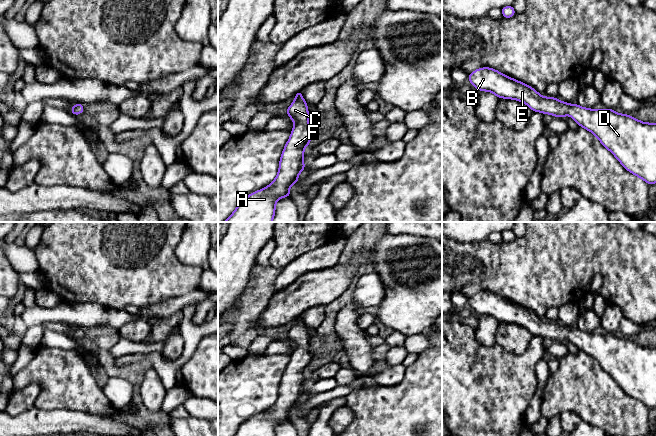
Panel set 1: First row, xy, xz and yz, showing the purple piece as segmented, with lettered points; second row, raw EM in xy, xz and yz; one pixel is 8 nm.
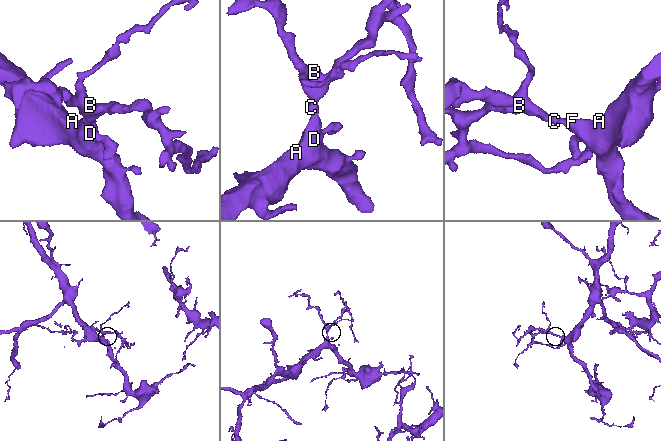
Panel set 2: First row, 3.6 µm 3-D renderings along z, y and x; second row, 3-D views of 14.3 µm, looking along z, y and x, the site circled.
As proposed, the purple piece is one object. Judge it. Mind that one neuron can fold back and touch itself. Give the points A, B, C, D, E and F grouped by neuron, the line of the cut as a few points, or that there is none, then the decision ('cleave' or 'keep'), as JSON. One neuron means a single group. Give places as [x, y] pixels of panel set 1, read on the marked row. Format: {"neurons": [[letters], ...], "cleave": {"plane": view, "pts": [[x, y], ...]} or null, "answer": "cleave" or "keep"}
{"neurons": [["A", "B", "C", "D", "E", "F"]], "cleave": null, "answer": "keep"}

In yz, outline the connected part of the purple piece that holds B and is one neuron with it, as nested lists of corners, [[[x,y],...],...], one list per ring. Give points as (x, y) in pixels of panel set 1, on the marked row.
[[[489,67],[478,68],[474,72],[468,75],[468,80],[479,91],[488,91],[495,94],[498,98],[514,99],[521,101],[529,106],[534,112],[542,112],[543,114],[551,114],[554,117],[571,116],[578,126],[593,133],[601,142],[601,144],[607,148],[622,164],[624,169],[631,172],[635,176],[643,179],[648,185],[656,183],[656,123],[646,123],[633,118],[625,113],[618,114],[614,109],[589,109],[575,104],[567,104],[564,101],[559,101],[556,97],[543,97],[534,88],[517,81],[503,73]]]

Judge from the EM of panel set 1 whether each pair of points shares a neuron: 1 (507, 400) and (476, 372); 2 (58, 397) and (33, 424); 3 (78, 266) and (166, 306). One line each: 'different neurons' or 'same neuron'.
1: same neuron
2: different neurons
3: different neurons

